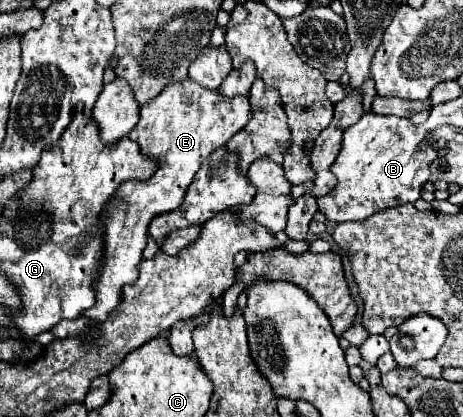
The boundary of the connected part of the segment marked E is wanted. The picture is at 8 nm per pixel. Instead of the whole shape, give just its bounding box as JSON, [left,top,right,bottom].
[84,78,250,322]

